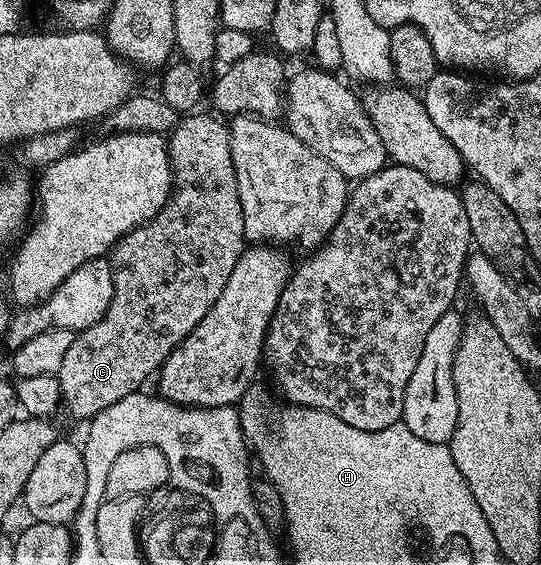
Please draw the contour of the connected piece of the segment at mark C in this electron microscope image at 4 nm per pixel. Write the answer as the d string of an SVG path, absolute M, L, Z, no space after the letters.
M190 112L185 116L179 117L177 124L168 134L168 149L170 151L170 171L174 173L174 184L170 192L170 198L164 204L162 210L152 220L148 220L142 226L135 228L131 234L125 234L122 239L114 245L114 249L108 255L108 261L112 268L112 304L108 304L108 312L96 324L92 324L87 330L79 330L74 335L72 345L69 346L67 354L64 356L64 364L60 364L57 372L58 383L62 389L60 395L64 403L64 410L67 410L74 418L89 420L104 412L108 404L122 402L124 396L139 393L146 381L153 379L161 370L166 357L183 342L196 328L200 320L216 304L224 284L228 284L228 276L232 276L232 268L236 268L236 260L240 260L243 250L248 243L244 232L244 212L240 208L240 192L236 188L236 168L232 168L232 144L230 143L229 125L221 117L213 116L209 118L203 112Z

